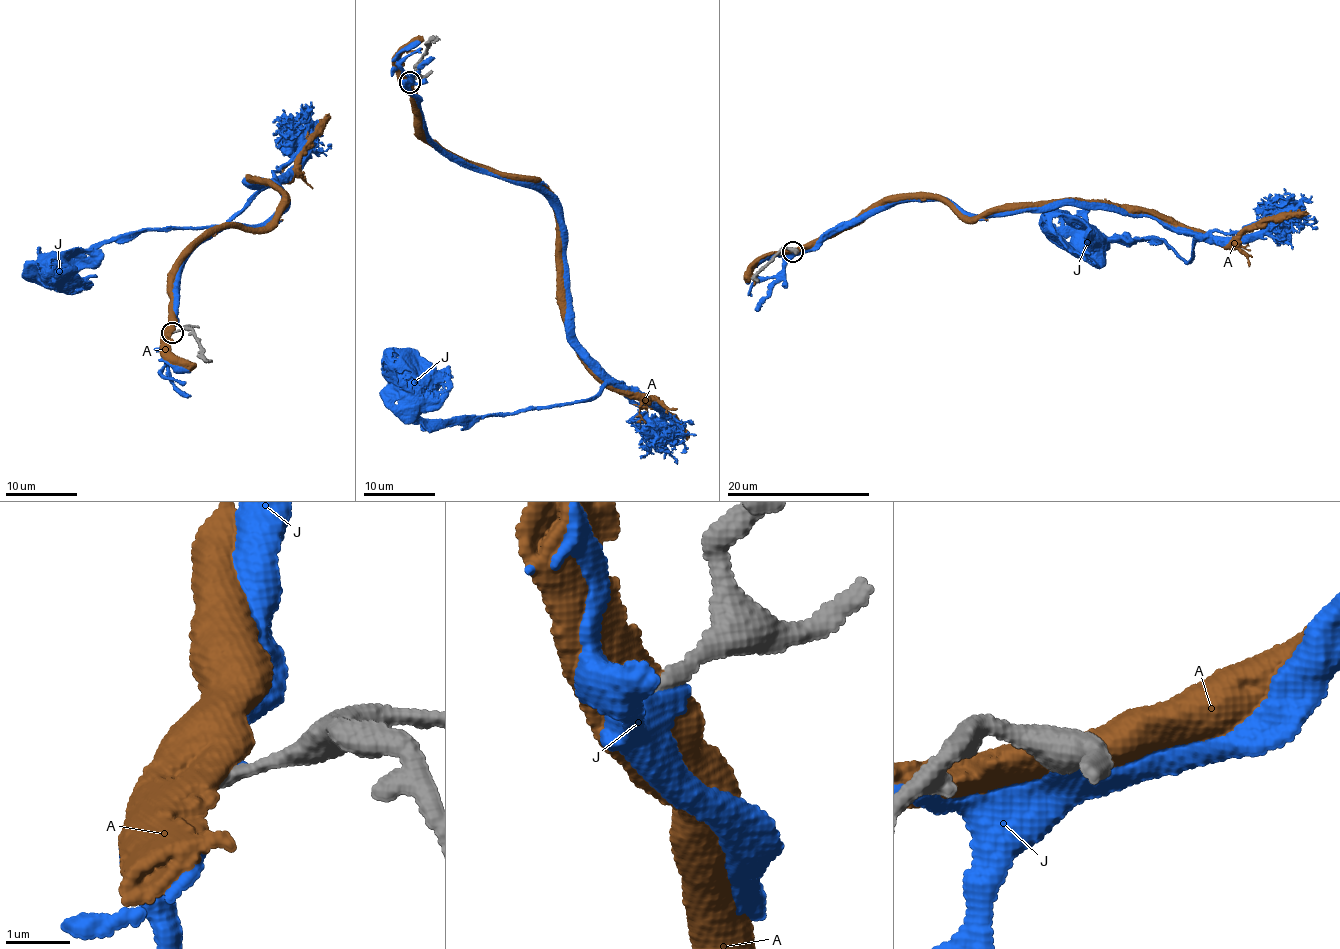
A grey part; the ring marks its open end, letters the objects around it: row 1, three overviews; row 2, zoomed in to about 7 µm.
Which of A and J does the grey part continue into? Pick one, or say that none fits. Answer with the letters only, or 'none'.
J

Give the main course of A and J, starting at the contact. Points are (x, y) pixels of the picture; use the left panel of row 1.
A: (172, 333), (183, 259), (226, 228), (270, 225), (280, 192), (247, 174), (290, 180), (324, 116)
J: (172, 333), (196, 245), (272, 221), (263, 178), (224, 224), (123, 233), (63, 273)

